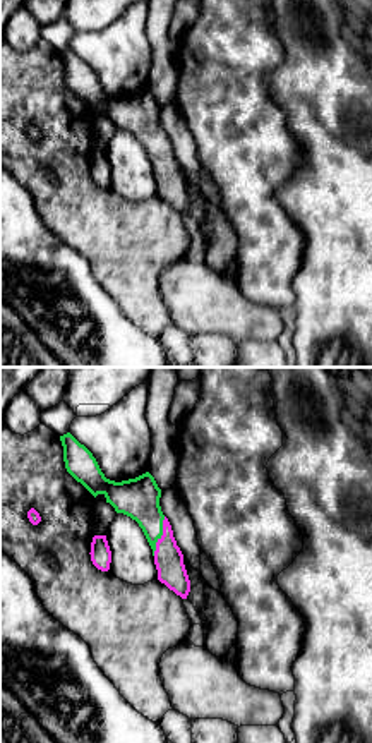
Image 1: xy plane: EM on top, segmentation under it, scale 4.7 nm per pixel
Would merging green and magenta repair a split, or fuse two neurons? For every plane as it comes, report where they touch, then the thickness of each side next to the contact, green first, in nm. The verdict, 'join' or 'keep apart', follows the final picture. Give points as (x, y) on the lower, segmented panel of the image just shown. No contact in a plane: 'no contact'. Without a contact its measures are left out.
meets green at (162, 534); 190 nm thick on the green side, 140 nm on the other

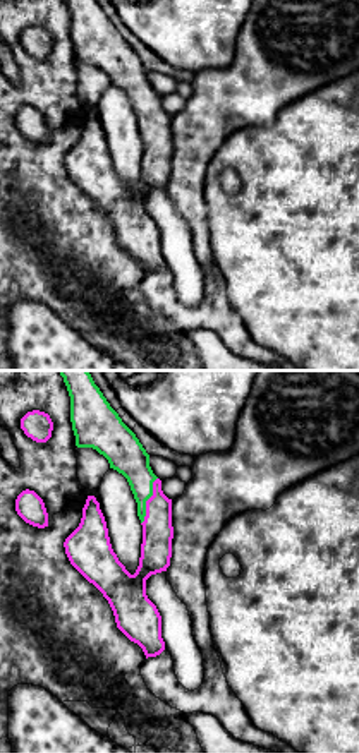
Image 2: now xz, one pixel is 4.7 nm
meets green at (146, 499); 170 nm thick on the green side, 140 nm on the other

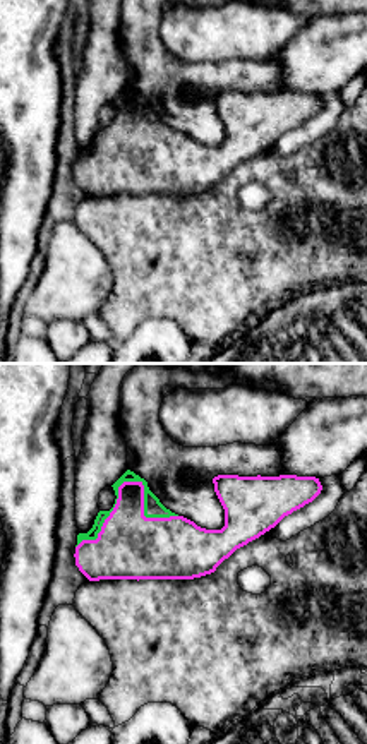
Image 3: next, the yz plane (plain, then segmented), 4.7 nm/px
meets green at (126, 480); 90 nm thick on the green side, 240 nm on the other

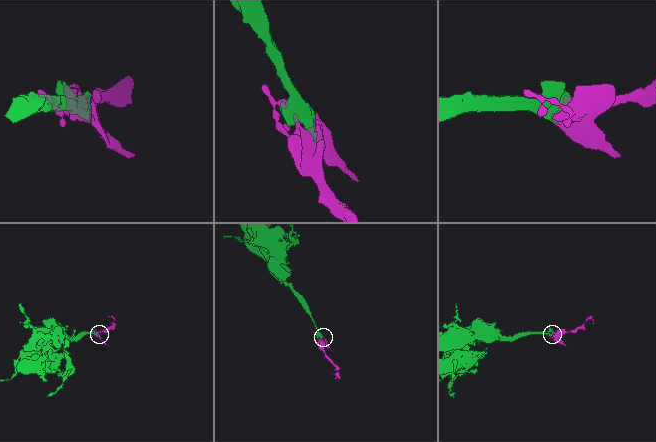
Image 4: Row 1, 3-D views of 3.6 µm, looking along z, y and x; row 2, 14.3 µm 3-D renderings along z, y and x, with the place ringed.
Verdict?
join

